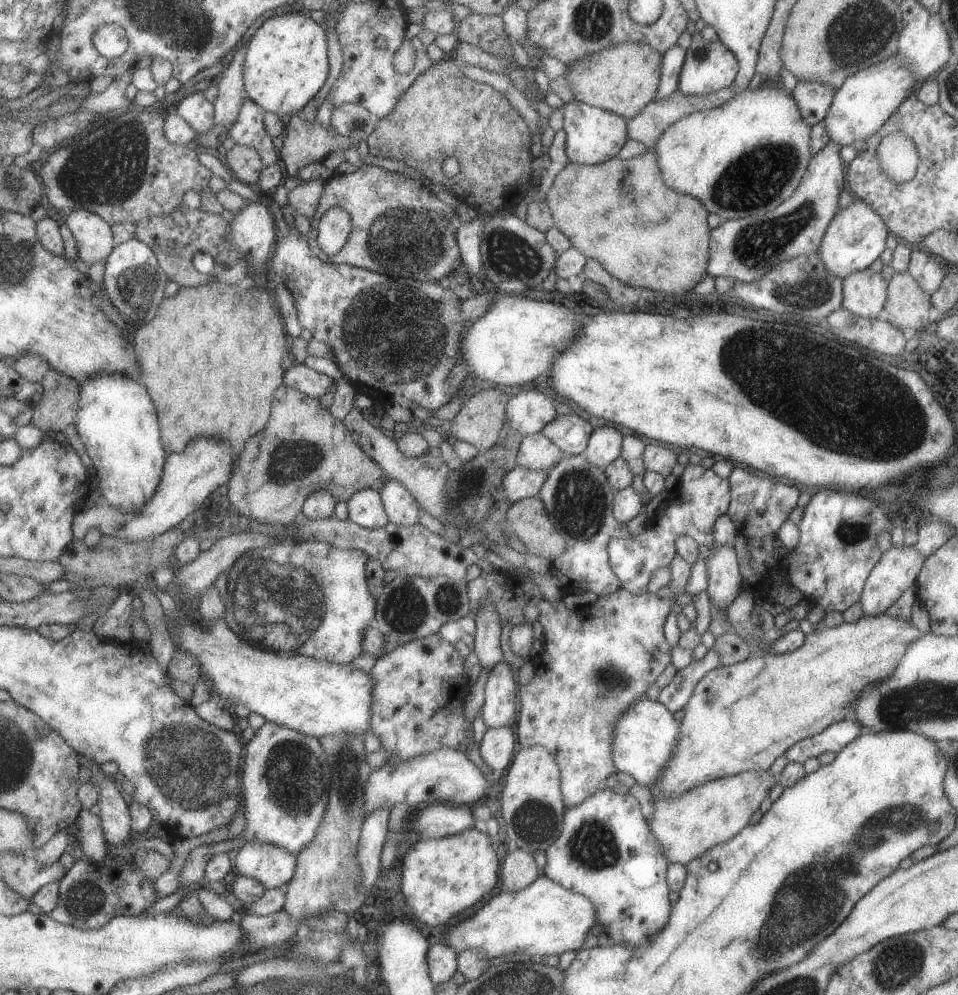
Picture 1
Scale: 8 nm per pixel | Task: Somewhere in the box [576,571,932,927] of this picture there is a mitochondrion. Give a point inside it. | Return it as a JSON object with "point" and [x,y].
{"point":[611,678]}

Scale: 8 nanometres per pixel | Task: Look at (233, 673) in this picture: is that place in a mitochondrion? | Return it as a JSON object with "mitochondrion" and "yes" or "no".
{"mitochondrion":"no"}

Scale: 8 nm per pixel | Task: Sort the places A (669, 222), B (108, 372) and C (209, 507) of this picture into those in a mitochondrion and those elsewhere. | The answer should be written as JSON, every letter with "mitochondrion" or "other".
{"A":"other","B":"other","C":"other"}

